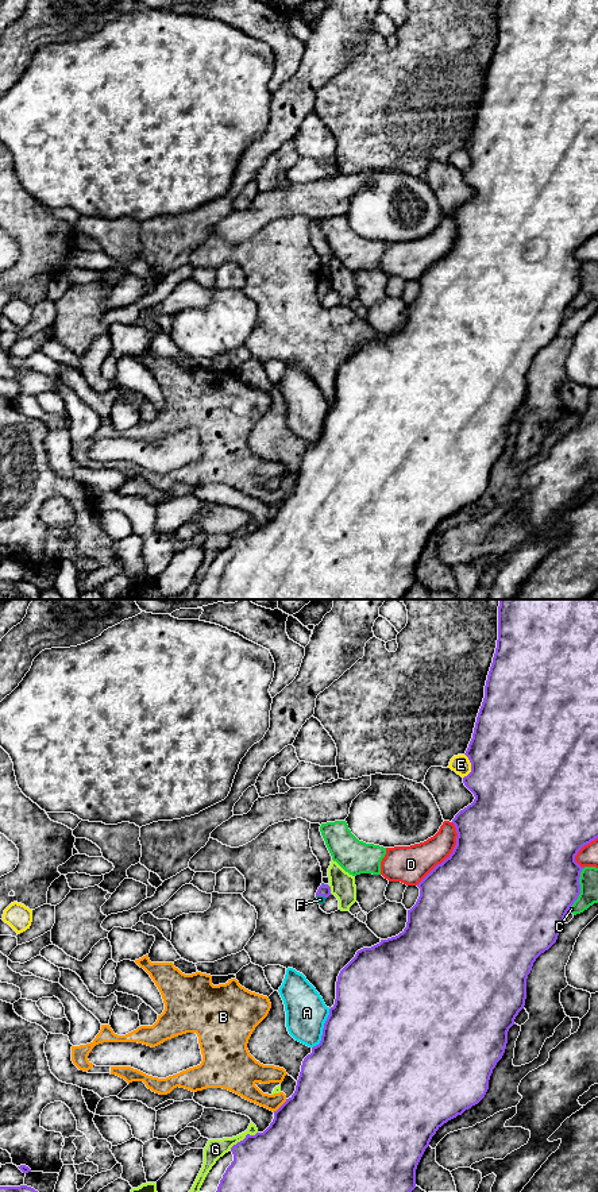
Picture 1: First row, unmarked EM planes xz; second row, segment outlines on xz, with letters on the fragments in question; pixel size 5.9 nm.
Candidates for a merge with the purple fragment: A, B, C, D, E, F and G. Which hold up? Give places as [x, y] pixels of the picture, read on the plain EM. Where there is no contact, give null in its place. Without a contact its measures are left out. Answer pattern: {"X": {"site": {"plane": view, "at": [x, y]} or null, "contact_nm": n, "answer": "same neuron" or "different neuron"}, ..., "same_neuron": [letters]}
{"A": {"site": {"plane": "xz", "at": [323, 424]}, "contact_nm": 260, "answer": "different neuron"}, "B": {"site": {"plane": "xz", "at": [281, 501]}, "contact_nm": 120, "answer": "different neuron"}, "C": {"site": {"plane": "xz", "at": [579, 284]}, "contact_nm": 260, "answer": "different neuron"}, "D": {"site": {"plane": "xz", "at": [450, 250]}, "contact_nm": 440, "answer": "different neuron"}, "E": {"site": {"plane": "xz", "at": [471, 161]}, "contact_nm": 150, "answer": "different neuron"}, "F": {"site": {"plane": "xz", "at": [321, 290]}, "contact_nm": 70, "answer": "same neuron"}, "G": {"site": {"plane": "xz", "at": [245, 533]}, "contact_nm": 200, "answer": "different neuron"}, "same_neuron": ["F"]}

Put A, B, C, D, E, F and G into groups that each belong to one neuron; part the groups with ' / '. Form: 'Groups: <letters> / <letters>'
Groups: A / B / C / D / E / F / G

